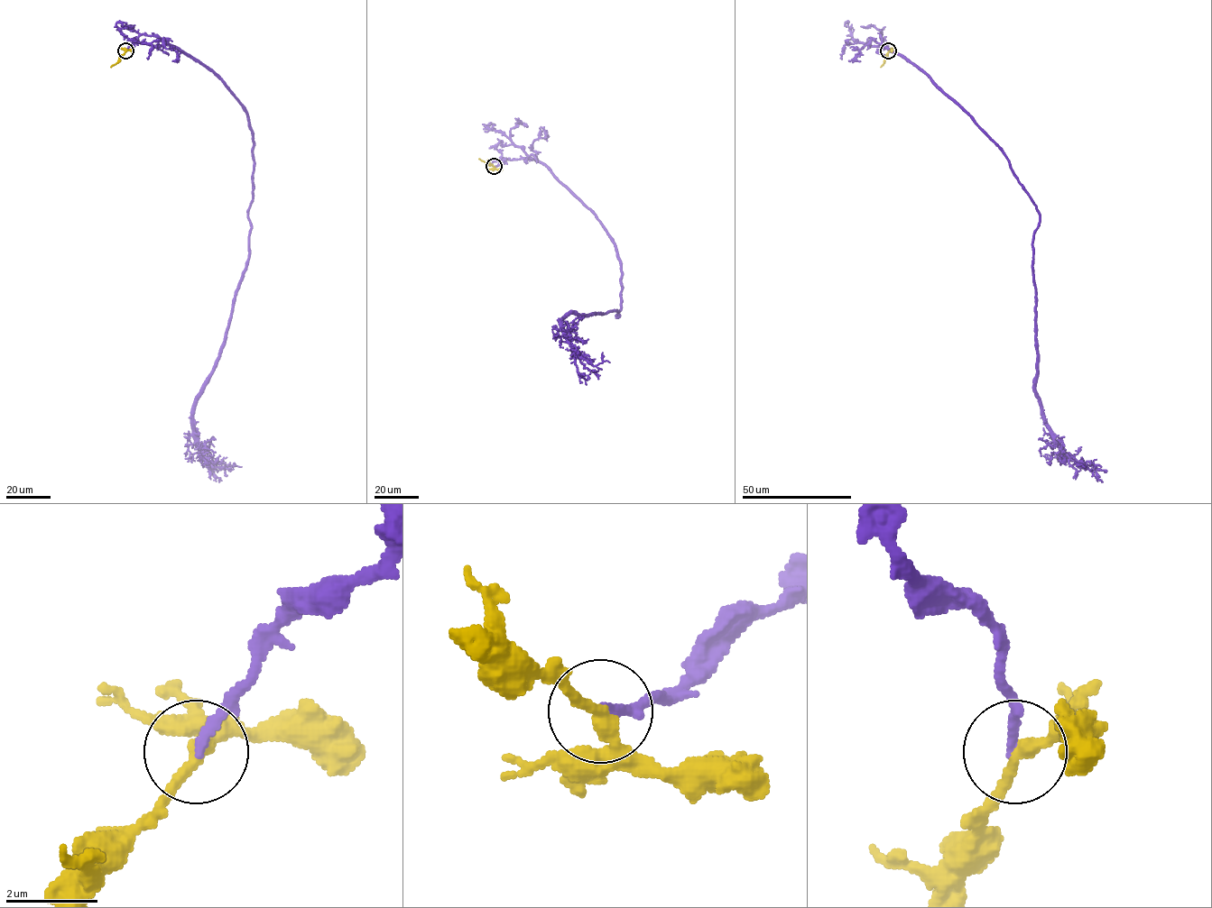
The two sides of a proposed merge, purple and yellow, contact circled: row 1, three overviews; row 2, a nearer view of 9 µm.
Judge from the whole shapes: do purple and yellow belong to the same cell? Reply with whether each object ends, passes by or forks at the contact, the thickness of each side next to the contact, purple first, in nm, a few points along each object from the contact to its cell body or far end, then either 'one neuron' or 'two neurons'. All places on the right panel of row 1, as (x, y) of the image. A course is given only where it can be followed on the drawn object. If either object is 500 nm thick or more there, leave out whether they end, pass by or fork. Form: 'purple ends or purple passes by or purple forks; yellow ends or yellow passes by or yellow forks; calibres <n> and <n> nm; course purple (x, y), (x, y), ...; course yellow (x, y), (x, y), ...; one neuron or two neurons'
purple ends; yellow passes by; calibres 200 and 280 nm; course purple (888, 50), (882, 34), (998, 147), (1035, 206), (1035, 394), (1050, 435), (1087, 468), (1075, 463); course yellow (888, 50), (881, 67); one neuron

